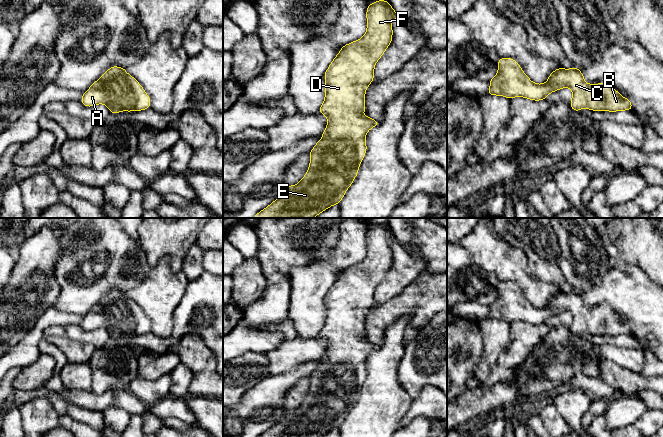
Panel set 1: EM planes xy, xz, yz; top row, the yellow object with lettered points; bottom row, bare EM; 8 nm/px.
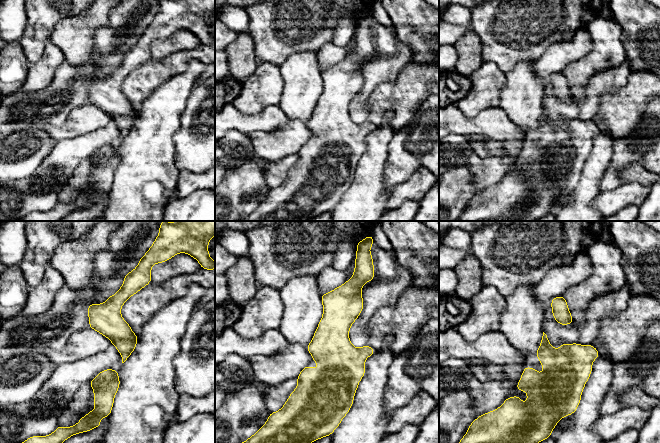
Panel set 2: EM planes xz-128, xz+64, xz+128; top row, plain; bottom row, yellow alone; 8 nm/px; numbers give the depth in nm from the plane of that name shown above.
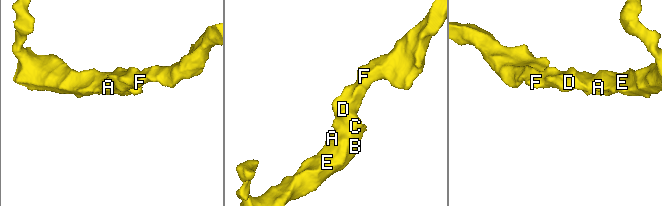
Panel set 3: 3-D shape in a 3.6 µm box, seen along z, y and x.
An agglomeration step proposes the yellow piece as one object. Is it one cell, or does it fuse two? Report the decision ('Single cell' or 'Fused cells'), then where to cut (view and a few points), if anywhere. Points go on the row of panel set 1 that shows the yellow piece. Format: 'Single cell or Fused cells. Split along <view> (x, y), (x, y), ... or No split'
Single cell. No split

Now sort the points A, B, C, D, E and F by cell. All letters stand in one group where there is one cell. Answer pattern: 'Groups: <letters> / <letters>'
Groups: A B C D E F

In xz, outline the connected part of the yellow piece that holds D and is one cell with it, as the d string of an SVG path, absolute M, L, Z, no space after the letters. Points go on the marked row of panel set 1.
M378 0L368 5L366 11L367 29L364 36L342 46L324 74L325 97L318 113L327 117L327 126L322 133L322 138L309 153L310 164L305 176L298 184L285 186L280 196L253 218L315 218L331 206L339 205L347 189L356 178L360 164L366 154L366 134L380 123L369 116L363 116L362 113L366 111L365 93L374 80L375 65L392 42L392 20L394 18L397 18L407 27L408 21L402 19L387 0Z

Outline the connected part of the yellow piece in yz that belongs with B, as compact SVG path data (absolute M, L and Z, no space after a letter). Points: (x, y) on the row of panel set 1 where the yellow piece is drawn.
M499 58L497 67L497 74L489 81L487 95L540 101L545 100L550 93L568 87L572 90L570 107L576 112L583 108L603 112L632 110L632 102L609 83L586 83L577 67L559 67L549 75L546 83L541 84L532 82L513 58Z

